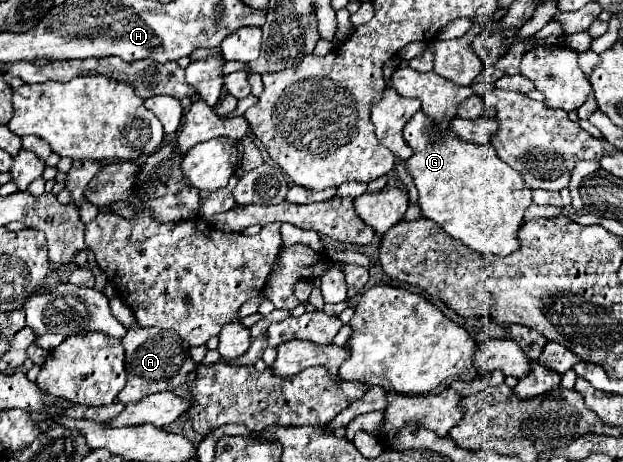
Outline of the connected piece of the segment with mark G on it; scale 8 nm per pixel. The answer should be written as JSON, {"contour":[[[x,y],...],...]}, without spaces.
{"contour":[[[417,111],[403,129],[403,139],[413,149],[413,155],[405,161],[405,169],[419,191],[421,215],[439,223],[447,235],[475,251],[495,255],[517,251],[517,231],[525,209],[533,201],[531,189],[519,171],[499,159],[495,147],[465,143],[457,135],[451,135],[449,129],[451,119],[435,123],[423,111]]]}

